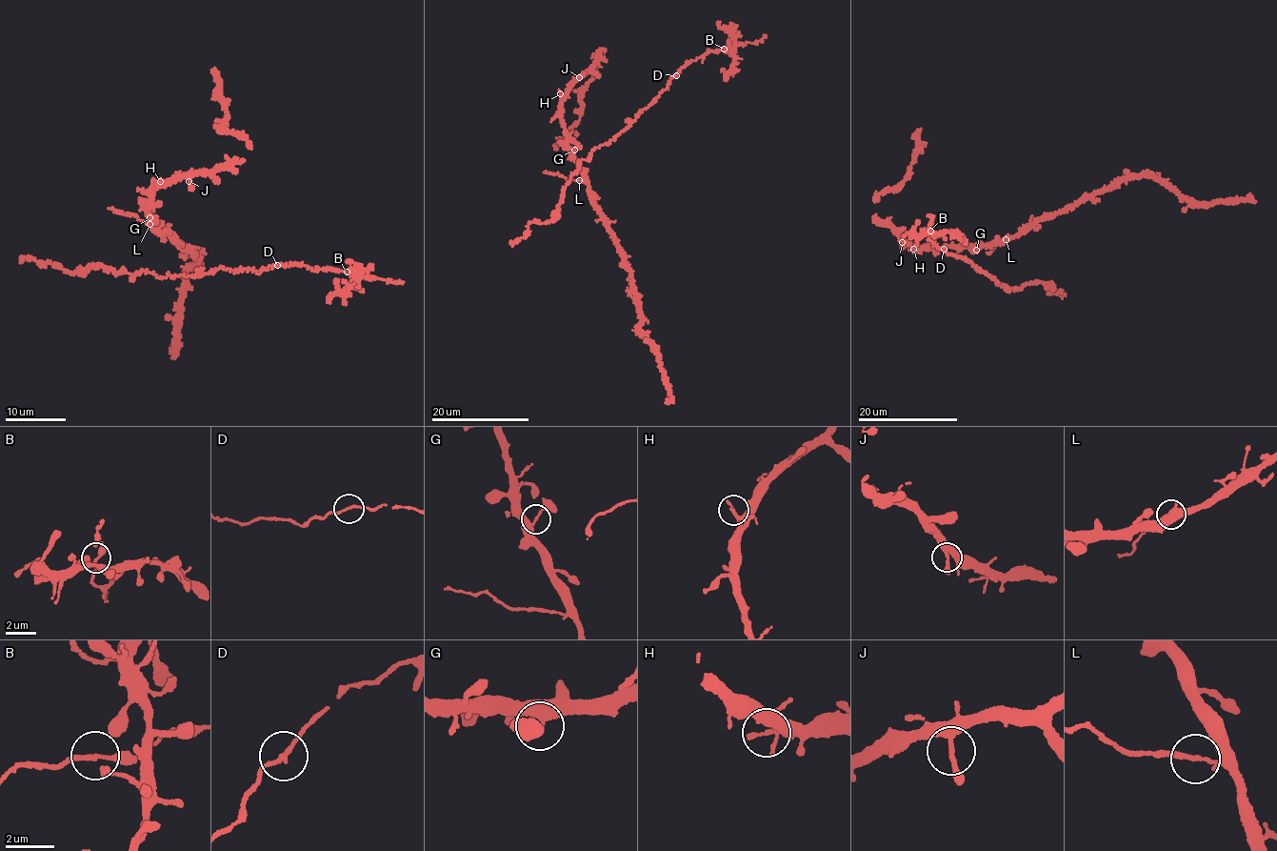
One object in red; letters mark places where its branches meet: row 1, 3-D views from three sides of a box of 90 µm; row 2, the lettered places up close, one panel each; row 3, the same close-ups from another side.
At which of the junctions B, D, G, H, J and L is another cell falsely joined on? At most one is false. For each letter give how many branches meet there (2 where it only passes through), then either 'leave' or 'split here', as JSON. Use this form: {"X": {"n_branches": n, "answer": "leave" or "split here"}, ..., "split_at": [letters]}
{"B": {"n_branches": 2, "answer": "leave"}, "D": {"n_branches": 2, "answer": "leave"}, "G": {"n_branches": 2, "answer": "leave"}, "H": {"n_branches": 2, "answer": "leave"}, "J": {"n_branches": 2, "answer": "leave"}, "L": {"n_branches": 2, "answer": "split here"}, "split_at": ["L"]}

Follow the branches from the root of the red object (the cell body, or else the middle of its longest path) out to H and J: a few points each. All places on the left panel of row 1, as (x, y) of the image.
H: (149, 218), (148, 208), (154, 194), (151, 194), (160, 181)
J: (149, 218), (148, 208), (154, 194), (151, 194), (159, 184), (181, 175), (189, 181)

